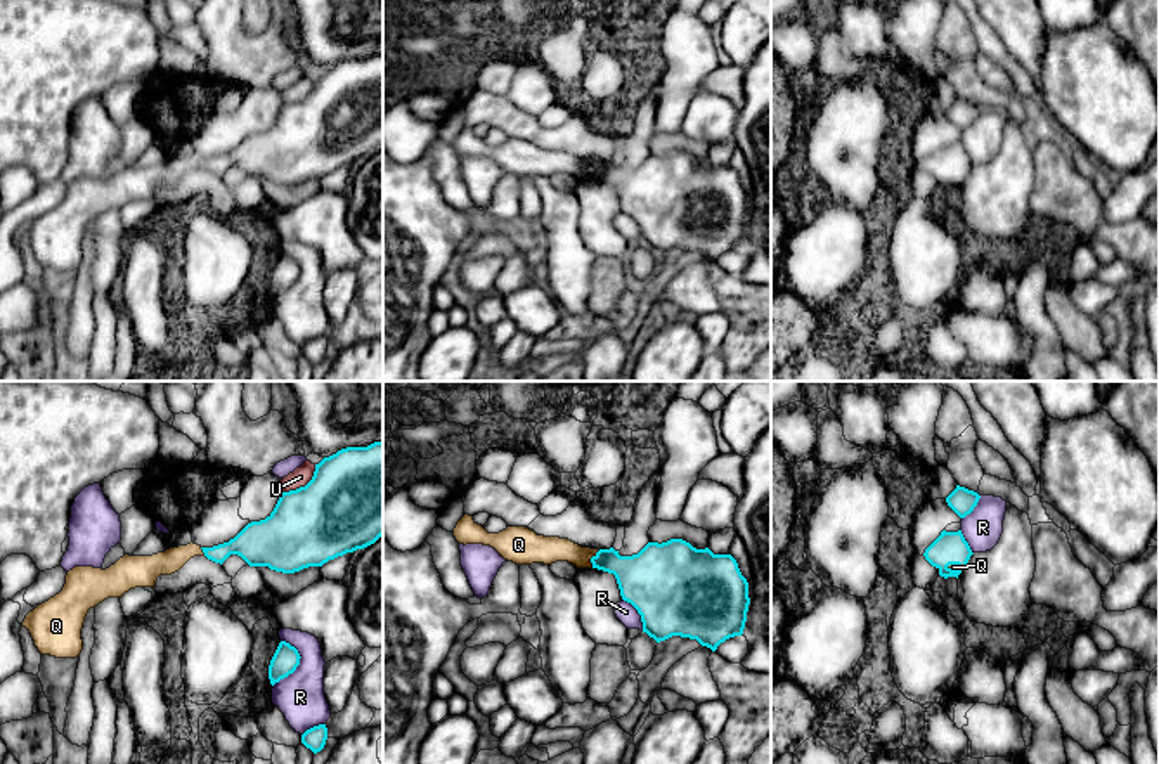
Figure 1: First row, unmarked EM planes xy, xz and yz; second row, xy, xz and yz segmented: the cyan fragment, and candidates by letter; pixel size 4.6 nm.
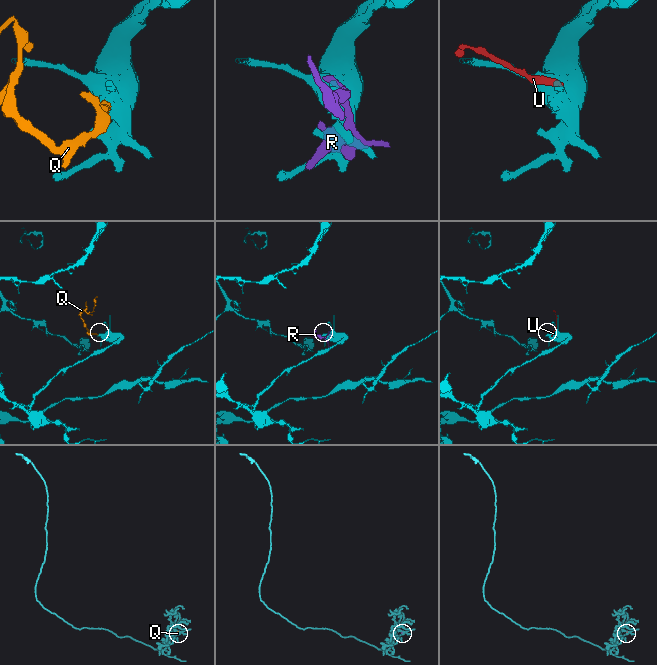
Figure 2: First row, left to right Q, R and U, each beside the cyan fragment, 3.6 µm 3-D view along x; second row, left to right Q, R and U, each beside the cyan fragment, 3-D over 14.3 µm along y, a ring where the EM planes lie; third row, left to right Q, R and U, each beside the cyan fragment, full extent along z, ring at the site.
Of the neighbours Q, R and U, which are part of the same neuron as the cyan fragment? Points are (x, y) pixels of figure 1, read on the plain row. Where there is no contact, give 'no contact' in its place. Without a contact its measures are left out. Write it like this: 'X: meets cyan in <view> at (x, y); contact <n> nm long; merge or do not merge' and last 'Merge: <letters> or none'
Q: meets cyan in xz at (591, 170); contact 100 nm long; merge
R: meets cyan in xy at (298, 276); contact 220 nm long; do not merge
U: meets cyan in xy at (305, 97); contact 200 nm long; do not merge
Merge: Q

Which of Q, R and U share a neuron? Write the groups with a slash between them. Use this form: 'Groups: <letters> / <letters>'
Groups: Q / R / U

